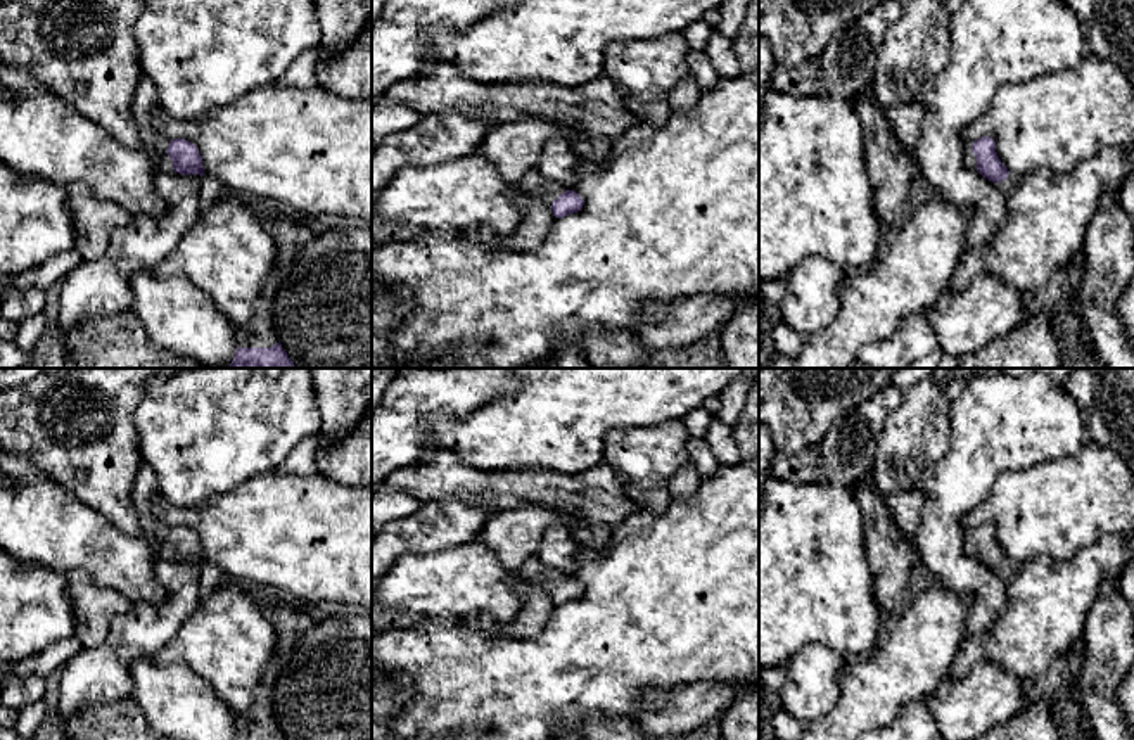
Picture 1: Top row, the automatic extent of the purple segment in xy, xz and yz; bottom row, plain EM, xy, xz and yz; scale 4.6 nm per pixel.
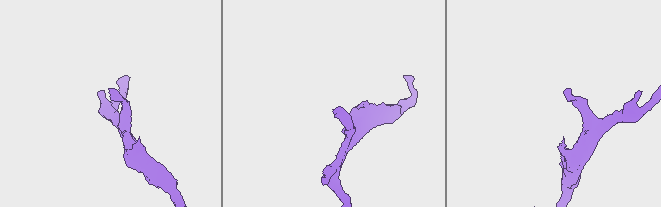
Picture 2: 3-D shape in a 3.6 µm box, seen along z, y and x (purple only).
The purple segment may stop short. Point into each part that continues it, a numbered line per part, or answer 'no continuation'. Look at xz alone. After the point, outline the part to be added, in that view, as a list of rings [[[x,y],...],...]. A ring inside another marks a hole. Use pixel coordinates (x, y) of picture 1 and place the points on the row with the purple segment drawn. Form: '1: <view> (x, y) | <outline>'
1: xz (535, 185) | [[[529,169],[519,182],[519,188],[524,195],[538,199],[548,206],[564,194],[567,188],[545,178],[538,169]]]

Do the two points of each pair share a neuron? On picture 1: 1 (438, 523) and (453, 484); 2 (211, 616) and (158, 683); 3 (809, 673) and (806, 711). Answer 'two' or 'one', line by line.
1: two
2: two
3: one

